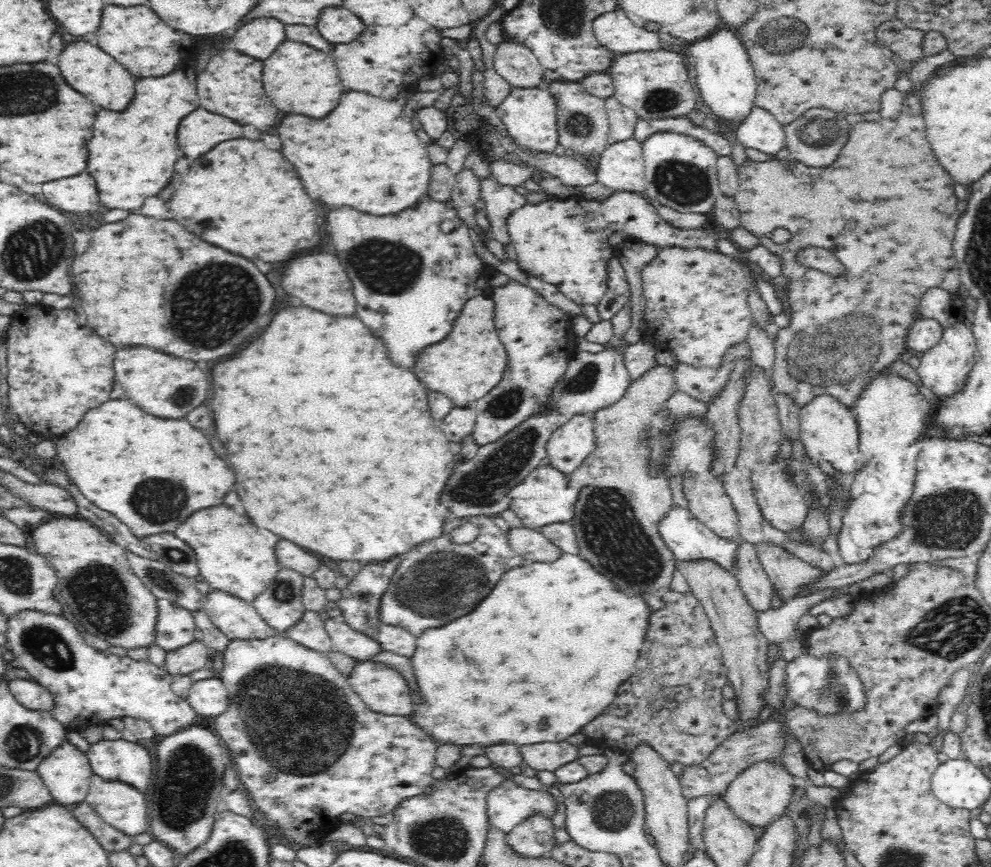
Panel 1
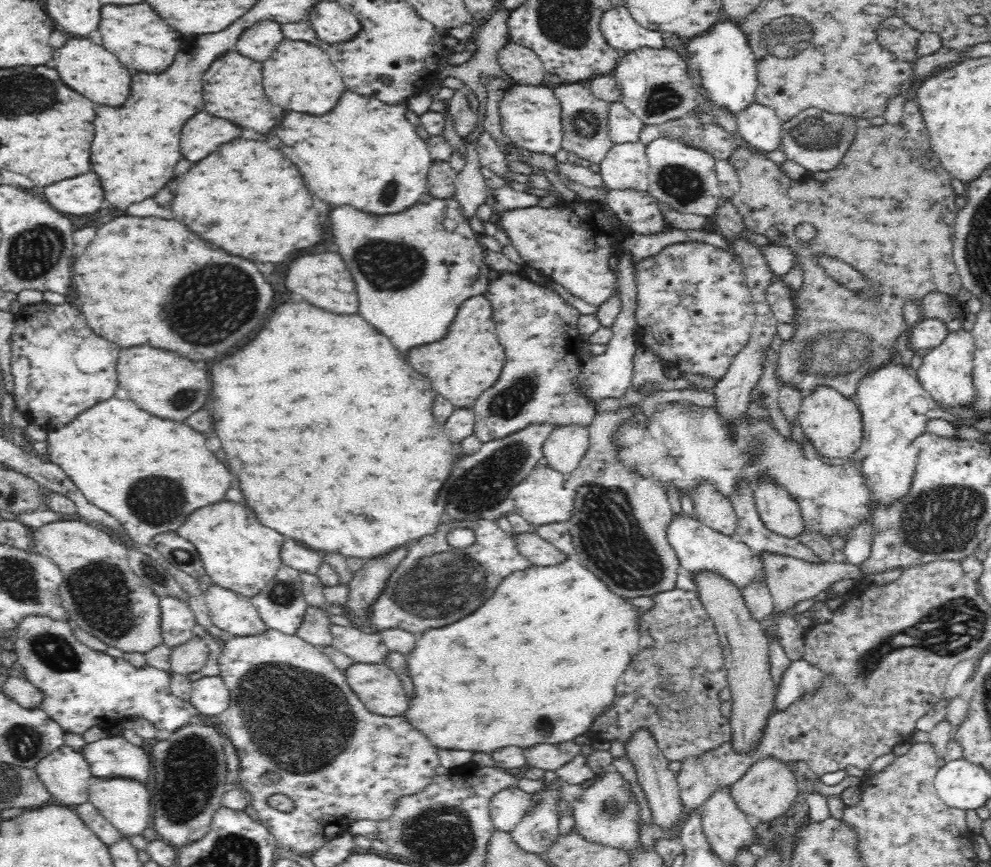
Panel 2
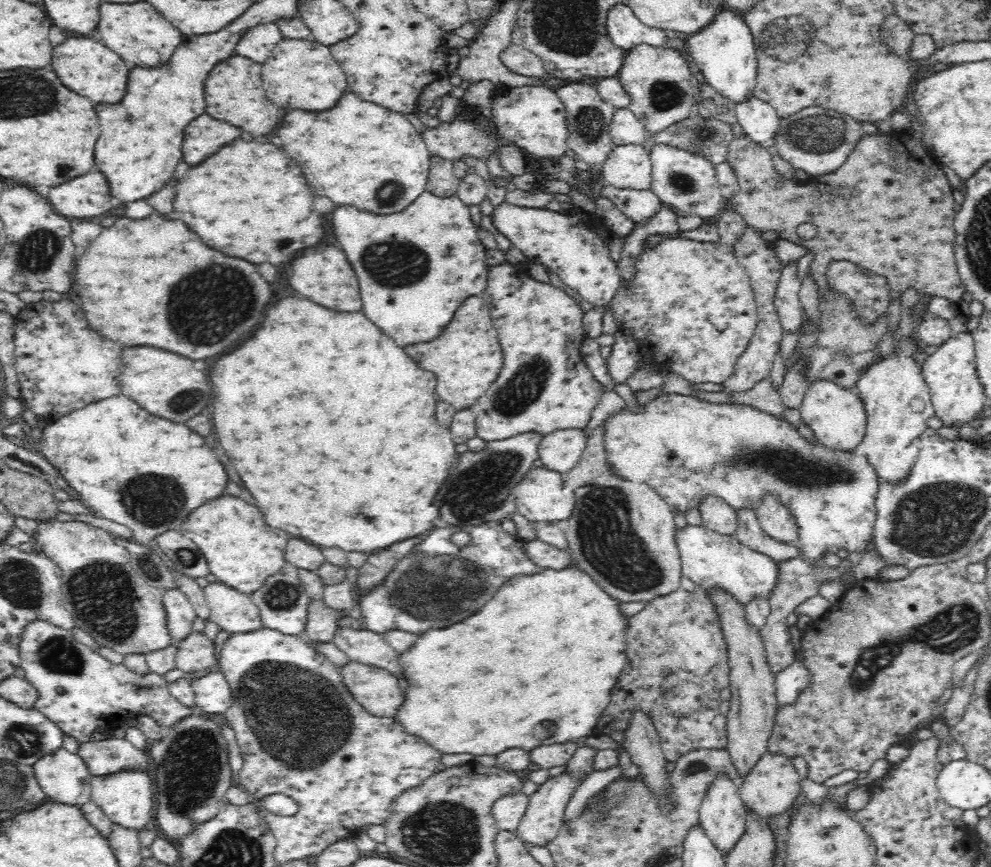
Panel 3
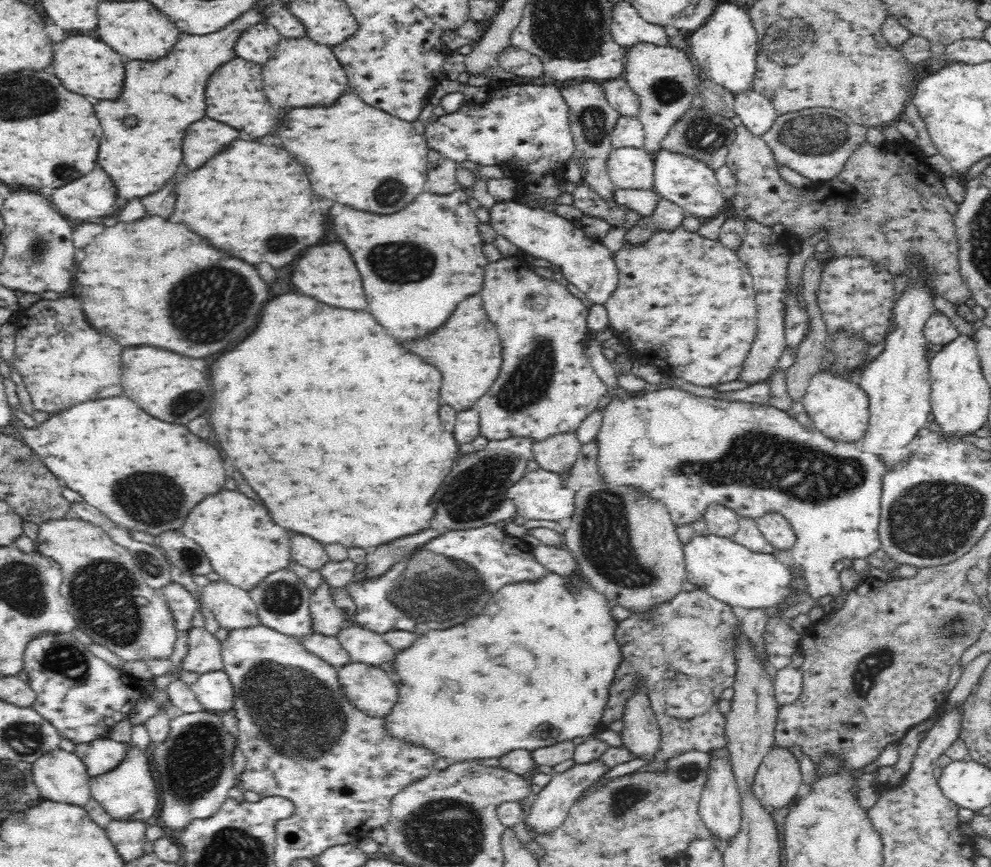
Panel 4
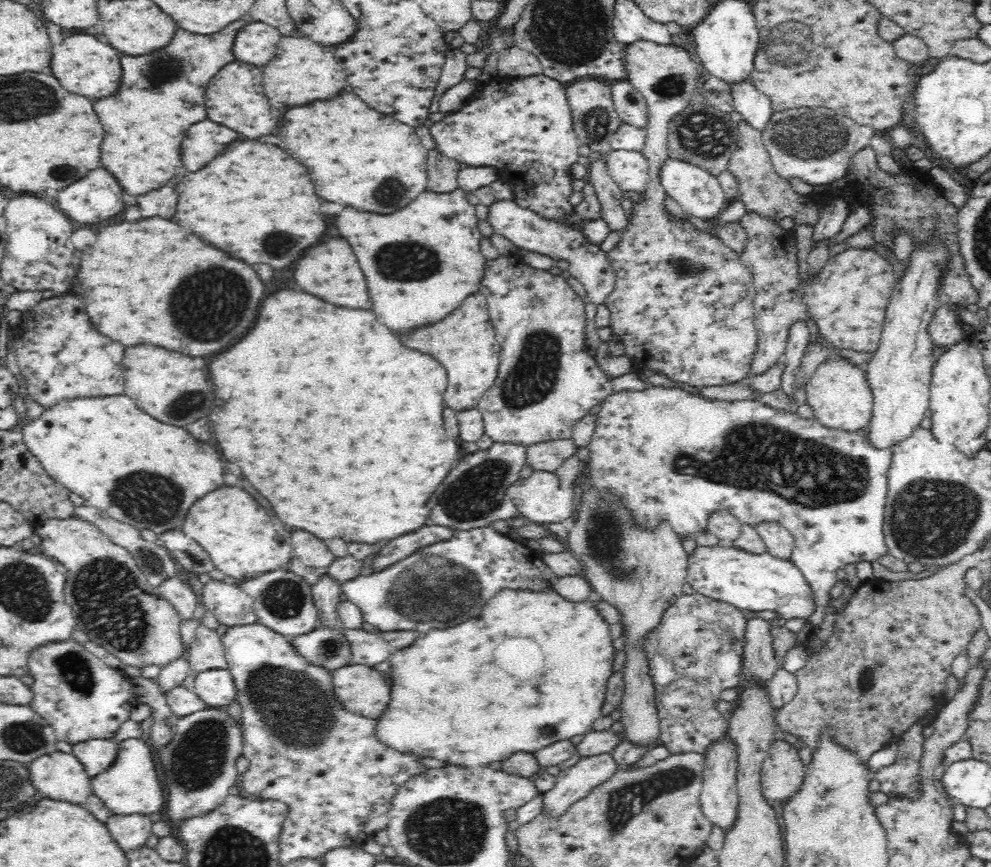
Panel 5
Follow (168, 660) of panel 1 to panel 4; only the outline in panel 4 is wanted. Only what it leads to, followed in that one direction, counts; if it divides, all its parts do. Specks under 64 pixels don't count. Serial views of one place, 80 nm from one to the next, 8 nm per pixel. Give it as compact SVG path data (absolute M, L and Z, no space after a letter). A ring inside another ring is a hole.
M193 627L188 634L188 652L182 660L182 670L198 672L223 671L221 643L204 627Z

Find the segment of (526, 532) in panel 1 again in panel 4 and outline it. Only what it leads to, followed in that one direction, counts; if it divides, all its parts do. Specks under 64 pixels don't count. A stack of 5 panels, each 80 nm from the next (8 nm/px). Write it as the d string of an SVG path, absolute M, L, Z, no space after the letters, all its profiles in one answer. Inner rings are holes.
M538 543L531 547L531 553L535 562L547 568L548 571L562 575L575 572L576 561L574 555L565 547Z

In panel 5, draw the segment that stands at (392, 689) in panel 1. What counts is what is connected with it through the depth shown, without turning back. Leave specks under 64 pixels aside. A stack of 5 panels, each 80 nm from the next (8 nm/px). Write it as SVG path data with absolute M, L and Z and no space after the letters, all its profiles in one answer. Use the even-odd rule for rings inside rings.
M364 664L347 665L333 672L336 698L349 711L378 719L390 704L388 676Z

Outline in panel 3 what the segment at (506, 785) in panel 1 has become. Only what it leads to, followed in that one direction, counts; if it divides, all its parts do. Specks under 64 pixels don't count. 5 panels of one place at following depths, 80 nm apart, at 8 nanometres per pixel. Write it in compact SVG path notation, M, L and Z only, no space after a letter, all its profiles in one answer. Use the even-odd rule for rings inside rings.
M522 791L504 793L491 804L491 814L494 825L498 830L509 830L514 832L517 829L522 816L526 812L529 803L529 796Z

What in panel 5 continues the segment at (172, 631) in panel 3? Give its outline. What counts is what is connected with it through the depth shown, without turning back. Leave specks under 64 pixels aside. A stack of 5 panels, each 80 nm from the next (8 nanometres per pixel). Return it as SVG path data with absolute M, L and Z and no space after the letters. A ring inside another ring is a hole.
M175 575L174 578L164 580L157 588L182 621L190 620L193 617L198 600L196 600L196 595L194 595L190 584Z

